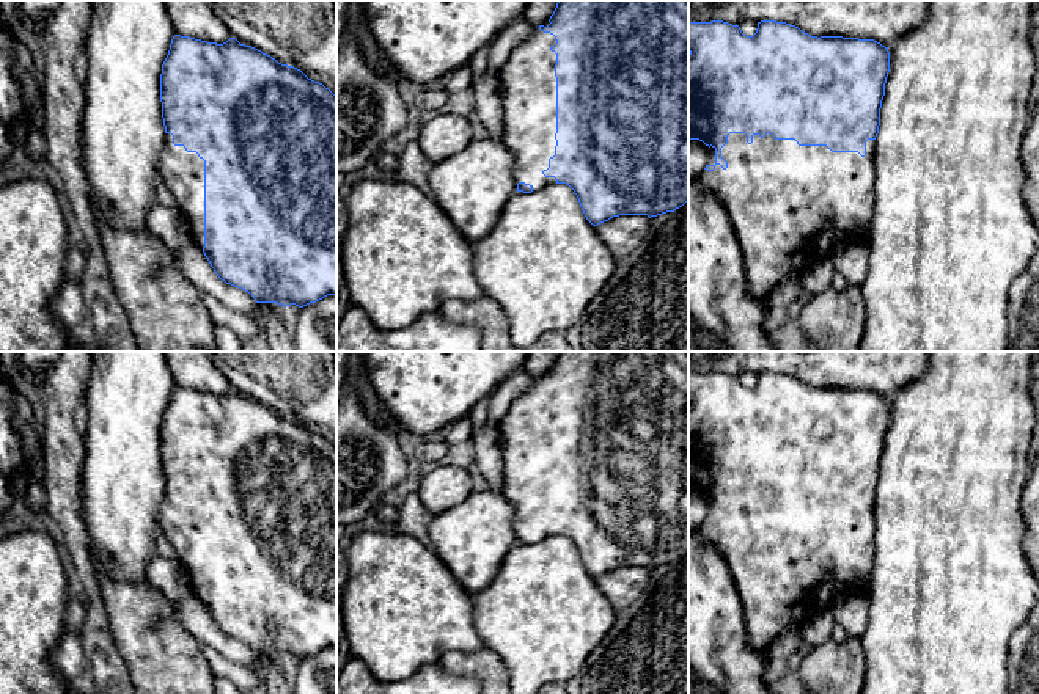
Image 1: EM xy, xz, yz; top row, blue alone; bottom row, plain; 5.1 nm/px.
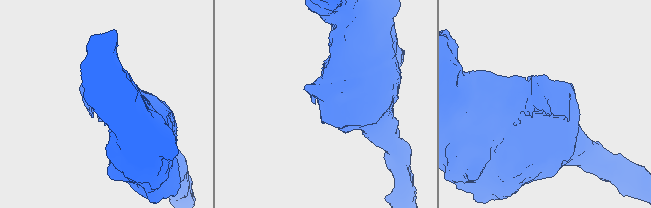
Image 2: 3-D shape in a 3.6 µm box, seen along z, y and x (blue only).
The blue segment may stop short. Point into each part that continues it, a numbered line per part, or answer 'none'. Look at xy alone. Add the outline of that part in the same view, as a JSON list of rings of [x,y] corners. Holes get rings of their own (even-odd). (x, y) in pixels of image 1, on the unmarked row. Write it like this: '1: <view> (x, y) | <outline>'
1: xy (183, 523) | [[[165,485],[165,499],[157,517],[162,531],[178,561],[189,575],[192,594],[204,598],[204,512],[196,504],[187,504],[184,498],[173,496],[173,487]]]

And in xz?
1: xz (528, 435) | [[[539,378],[533,386],[512,400],[509,410],[498,424],[503,443],[503,484],[501,493],[514,506],[514,531],[533,539],[533,543],[556,535],[555,529],[545,529],[549,510],[555,507],[556,485],[556,405],[550,402],[556,391]]]

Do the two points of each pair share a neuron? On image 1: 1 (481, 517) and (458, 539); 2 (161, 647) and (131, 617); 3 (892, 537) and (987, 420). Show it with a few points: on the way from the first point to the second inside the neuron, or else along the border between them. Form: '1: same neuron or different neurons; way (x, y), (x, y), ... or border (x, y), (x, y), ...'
1: same neuron; way (475, 523), (464, 534)
2: same neuron; way (153, 639), (139, 625)
3: same neuron; way (921, 507), (951, 478), (958, 449)

